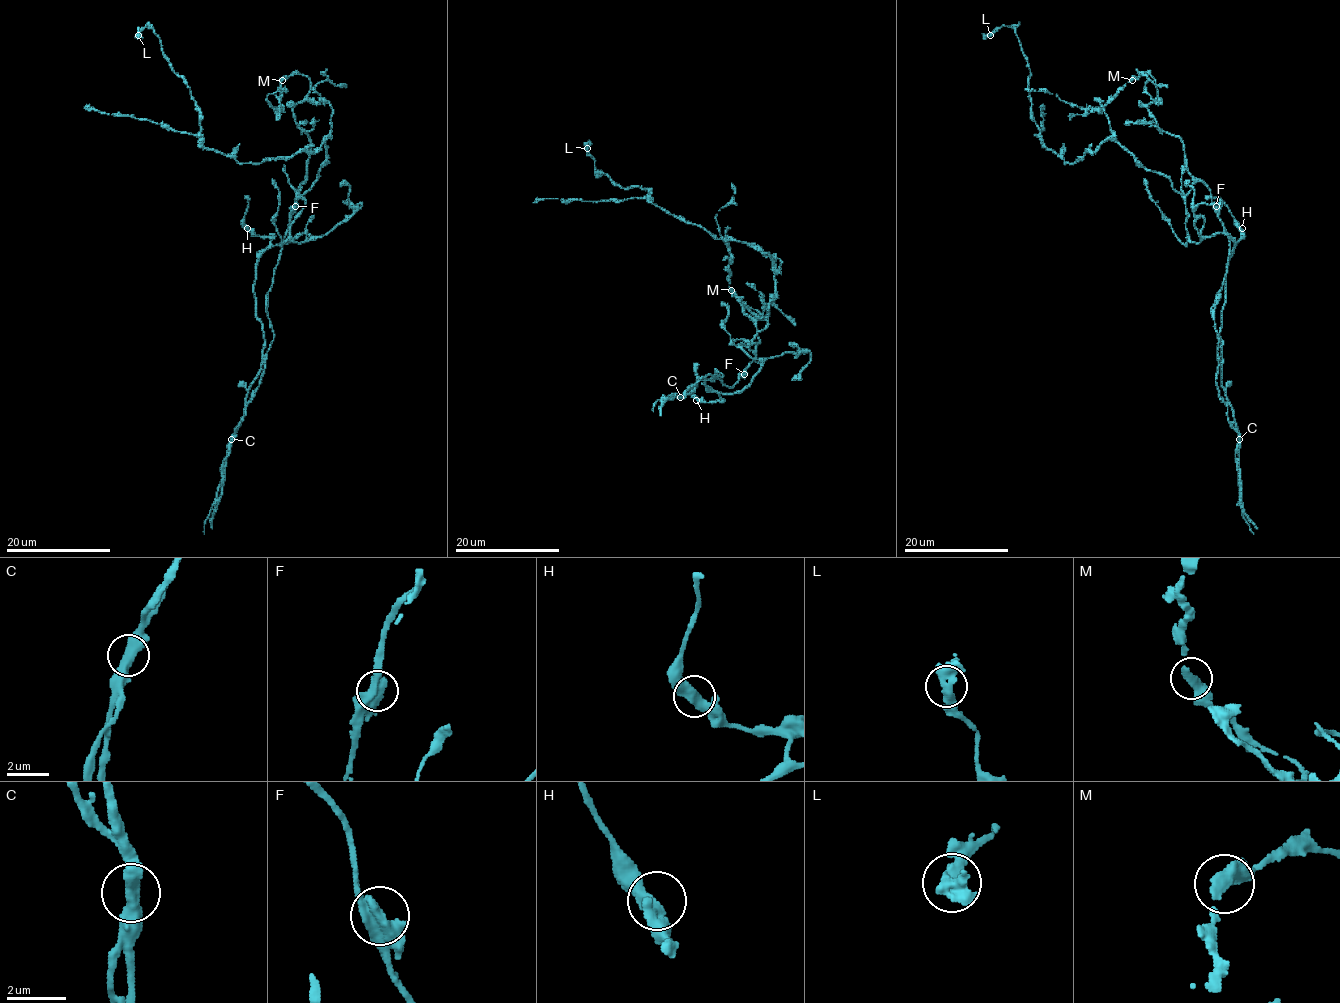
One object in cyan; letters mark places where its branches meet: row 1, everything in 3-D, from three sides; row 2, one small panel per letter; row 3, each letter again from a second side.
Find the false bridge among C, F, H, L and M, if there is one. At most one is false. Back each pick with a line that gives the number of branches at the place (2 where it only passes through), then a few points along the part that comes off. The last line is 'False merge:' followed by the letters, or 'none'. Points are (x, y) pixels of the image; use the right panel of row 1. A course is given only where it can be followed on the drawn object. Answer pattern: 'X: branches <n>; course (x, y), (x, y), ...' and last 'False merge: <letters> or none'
C: branches 2; course (1239, 440), (1221, 380), (1226, 263), (1235, 244), (1223, 232), (1199, 243), (1182, 243), (1152, 199), (1144, 179)
False merge: C

